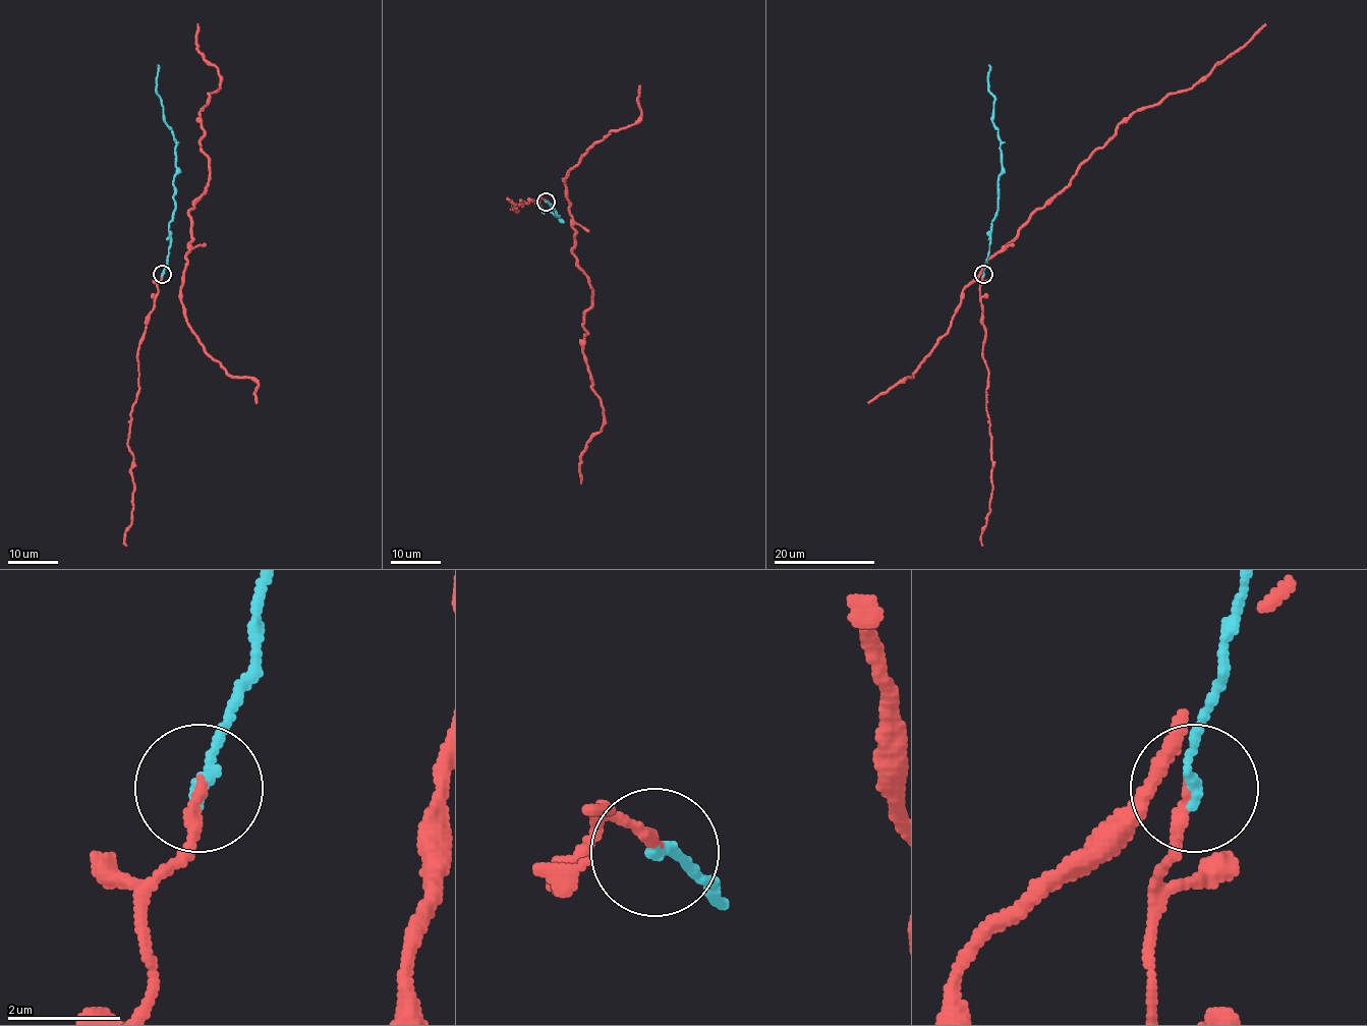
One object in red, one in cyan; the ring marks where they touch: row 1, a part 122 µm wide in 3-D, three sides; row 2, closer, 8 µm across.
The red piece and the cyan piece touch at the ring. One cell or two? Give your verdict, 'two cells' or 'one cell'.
one cell

